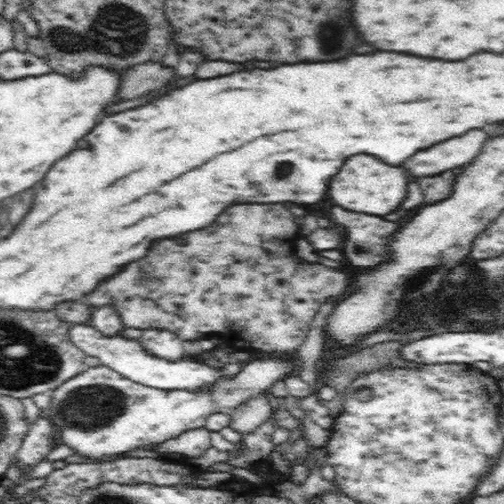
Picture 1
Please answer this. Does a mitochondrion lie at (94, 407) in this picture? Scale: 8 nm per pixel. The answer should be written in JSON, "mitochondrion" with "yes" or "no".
{"mitochondrion":"yes"}

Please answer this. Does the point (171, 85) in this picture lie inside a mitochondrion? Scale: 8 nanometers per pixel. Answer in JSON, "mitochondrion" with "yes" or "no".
{"mitochondrion":"no"}

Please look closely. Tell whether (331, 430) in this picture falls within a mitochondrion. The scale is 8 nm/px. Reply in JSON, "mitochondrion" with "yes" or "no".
{"mitochondrion":"no"}

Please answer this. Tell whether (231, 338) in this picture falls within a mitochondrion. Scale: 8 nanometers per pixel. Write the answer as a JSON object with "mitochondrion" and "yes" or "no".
{"mitochondrion":"no"}

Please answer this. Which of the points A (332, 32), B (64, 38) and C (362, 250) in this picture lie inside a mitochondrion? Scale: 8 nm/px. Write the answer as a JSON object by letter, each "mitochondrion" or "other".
{"A":"mitochondrion","B":"mitochondrion","C":"mitochondrion"}

